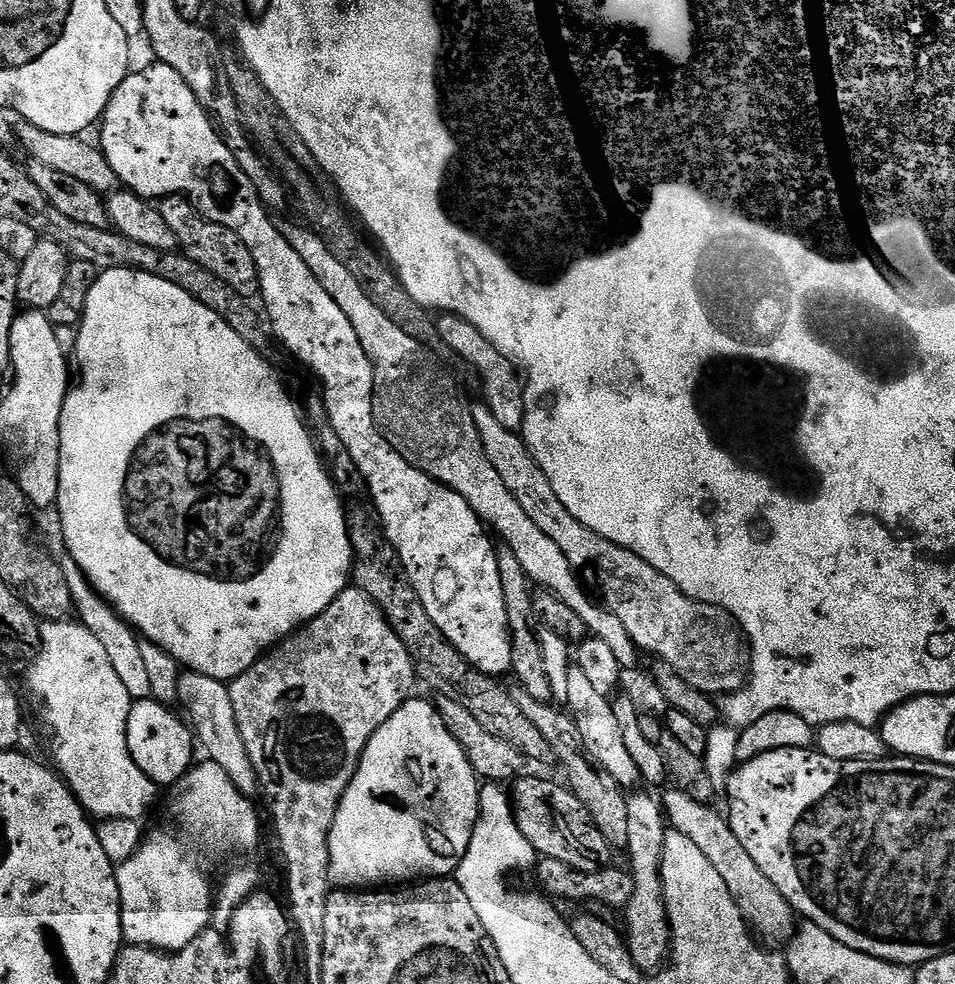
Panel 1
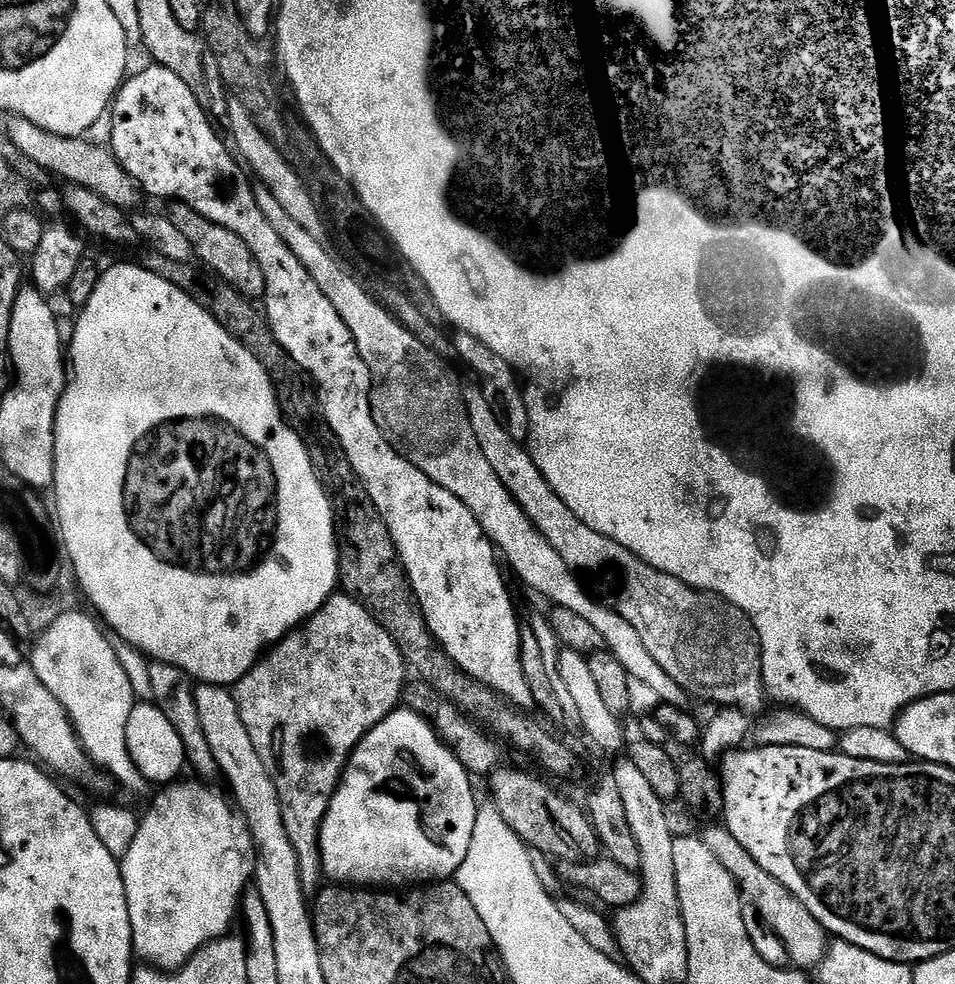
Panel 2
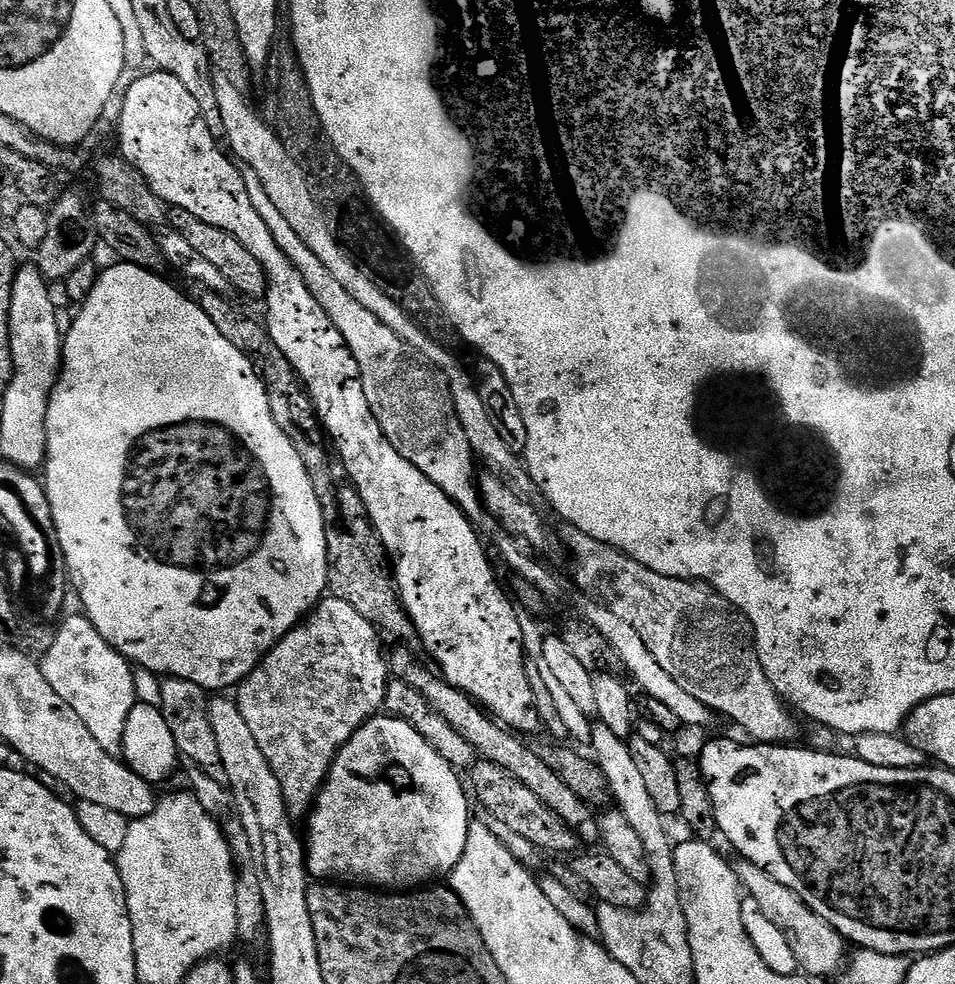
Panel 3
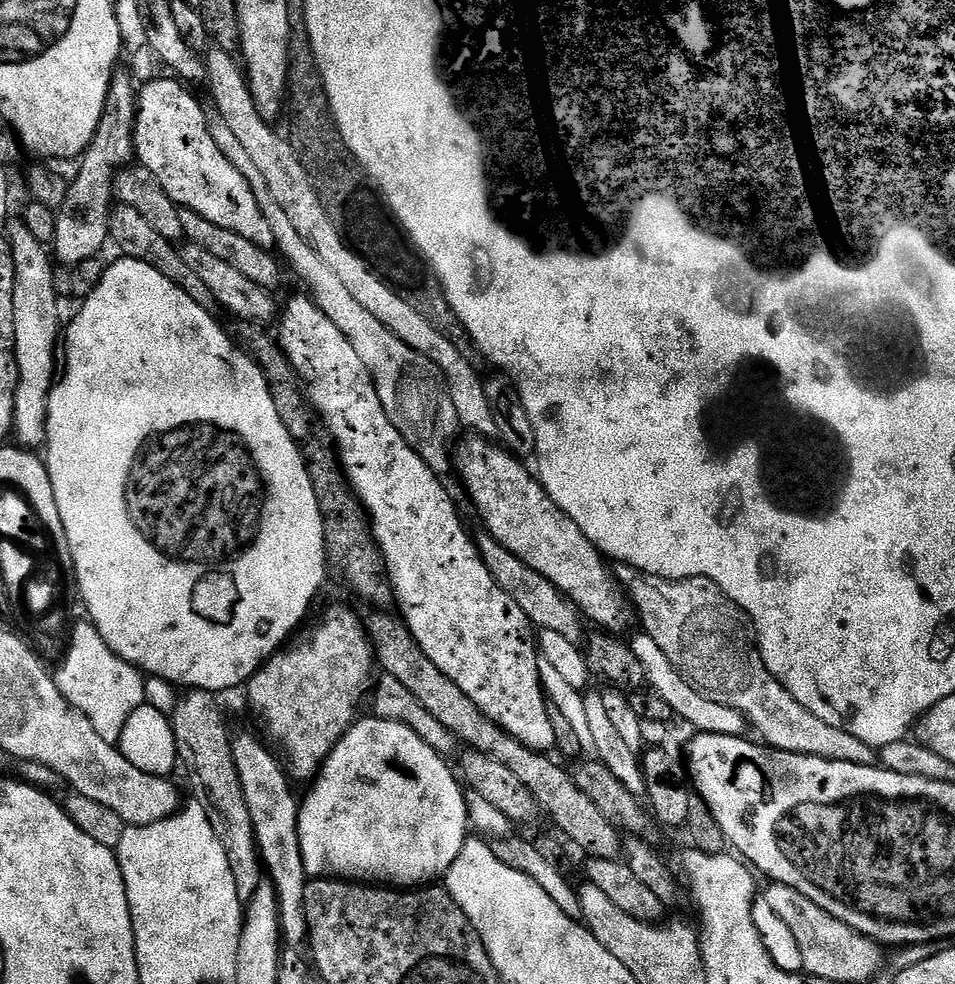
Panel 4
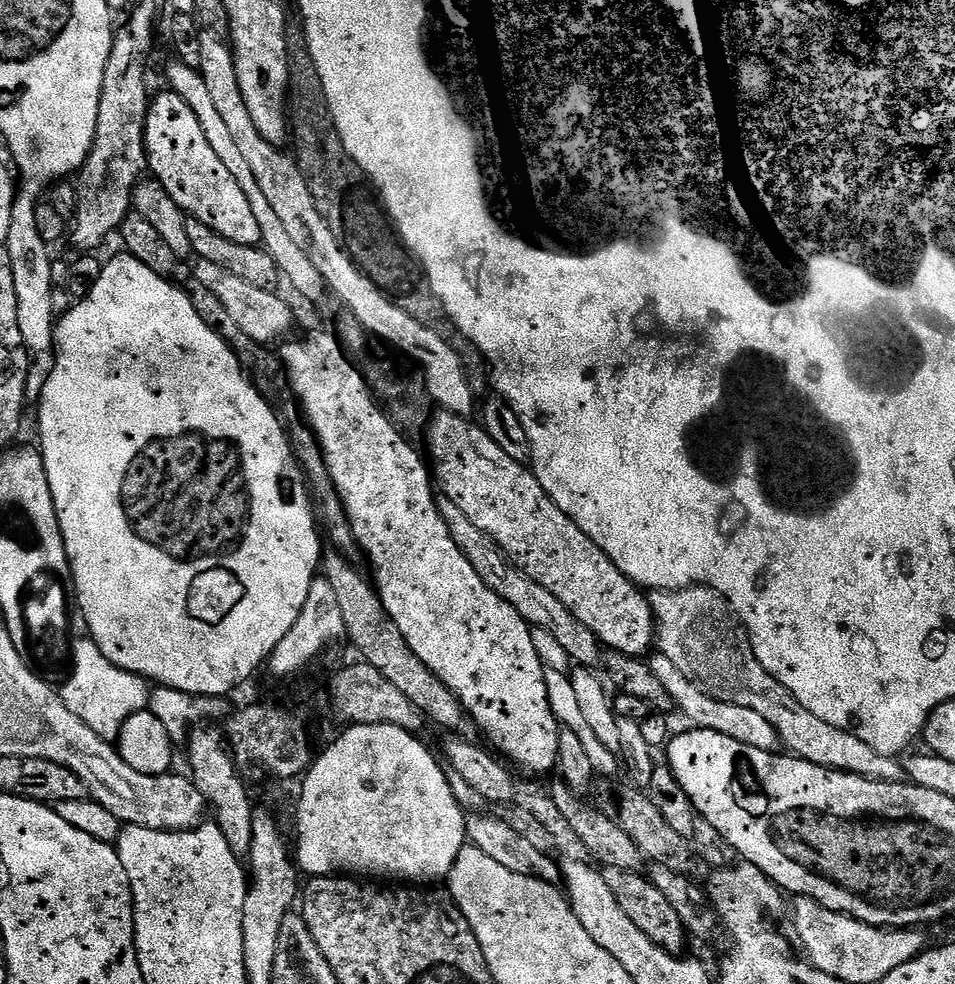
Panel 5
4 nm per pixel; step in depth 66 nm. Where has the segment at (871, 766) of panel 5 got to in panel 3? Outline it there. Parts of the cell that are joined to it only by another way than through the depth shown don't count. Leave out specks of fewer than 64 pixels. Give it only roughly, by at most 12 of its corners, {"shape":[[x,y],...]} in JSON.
{"shape":[[573,524],[576,584],[756,744],[797,717],[748,615]]}

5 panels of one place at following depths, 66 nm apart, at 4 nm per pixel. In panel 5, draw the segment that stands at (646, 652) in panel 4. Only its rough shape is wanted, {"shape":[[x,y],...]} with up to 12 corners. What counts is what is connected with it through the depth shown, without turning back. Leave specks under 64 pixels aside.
{"shape":[[656,654],[652,673],[689,725],[780,752],[778,730],[746,706],[722,702]]}

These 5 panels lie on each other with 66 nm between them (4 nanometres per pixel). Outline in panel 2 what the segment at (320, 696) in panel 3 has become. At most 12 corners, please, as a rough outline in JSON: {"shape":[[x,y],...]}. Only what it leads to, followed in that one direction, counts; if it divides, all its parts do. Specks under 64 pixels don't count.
{"shape":[[334,594],[234,685],[300,885],[352,752],[404,695]]}

